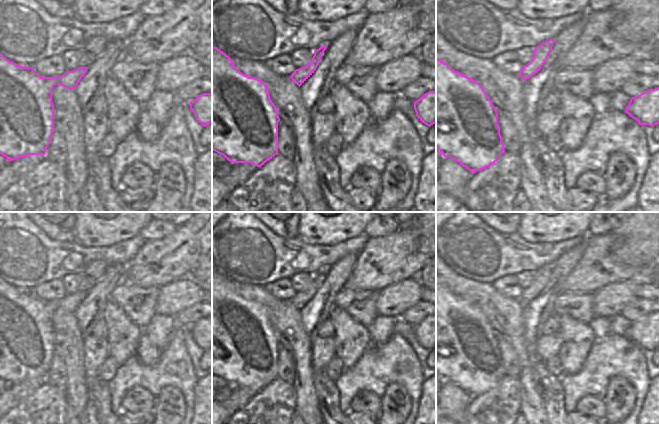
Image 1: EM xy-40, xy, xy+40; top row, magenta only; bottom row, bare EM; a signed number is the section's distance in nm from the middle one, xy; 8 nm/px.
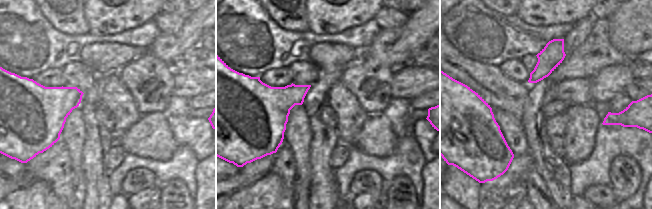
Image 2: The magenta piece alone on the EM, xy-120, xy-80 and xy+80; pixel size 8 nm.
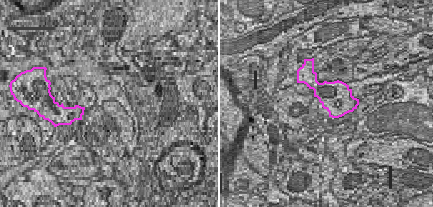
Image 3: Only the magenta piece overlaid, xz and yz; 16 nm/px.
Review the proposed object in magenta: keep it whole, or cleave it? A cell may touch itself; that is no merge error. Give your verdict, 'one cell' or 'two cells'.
one cell

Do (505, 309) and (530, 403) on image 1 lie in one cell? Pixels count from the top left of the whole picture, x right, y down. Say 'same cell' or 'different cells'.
same cell

